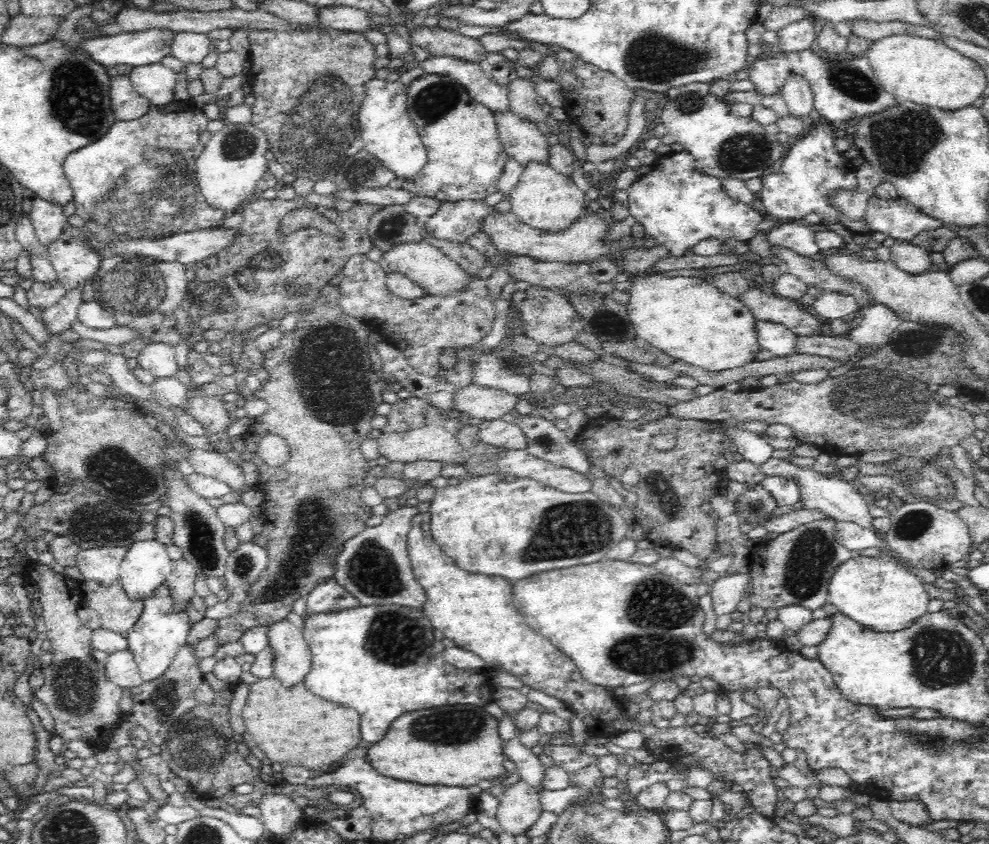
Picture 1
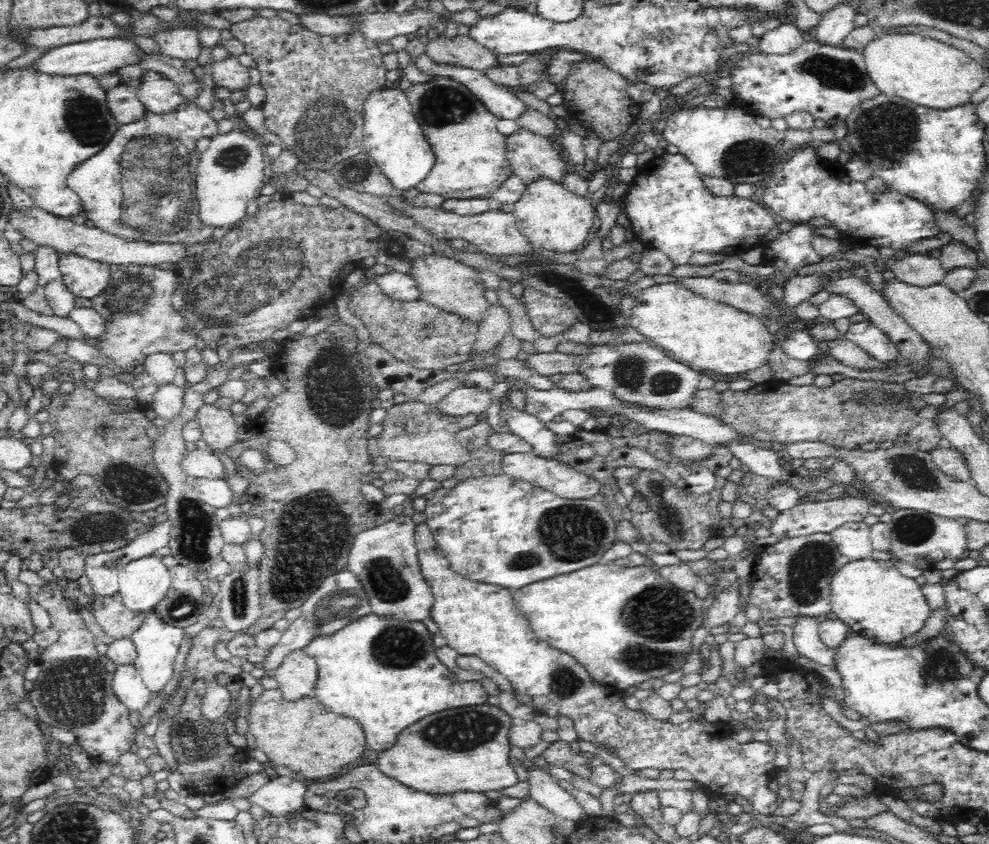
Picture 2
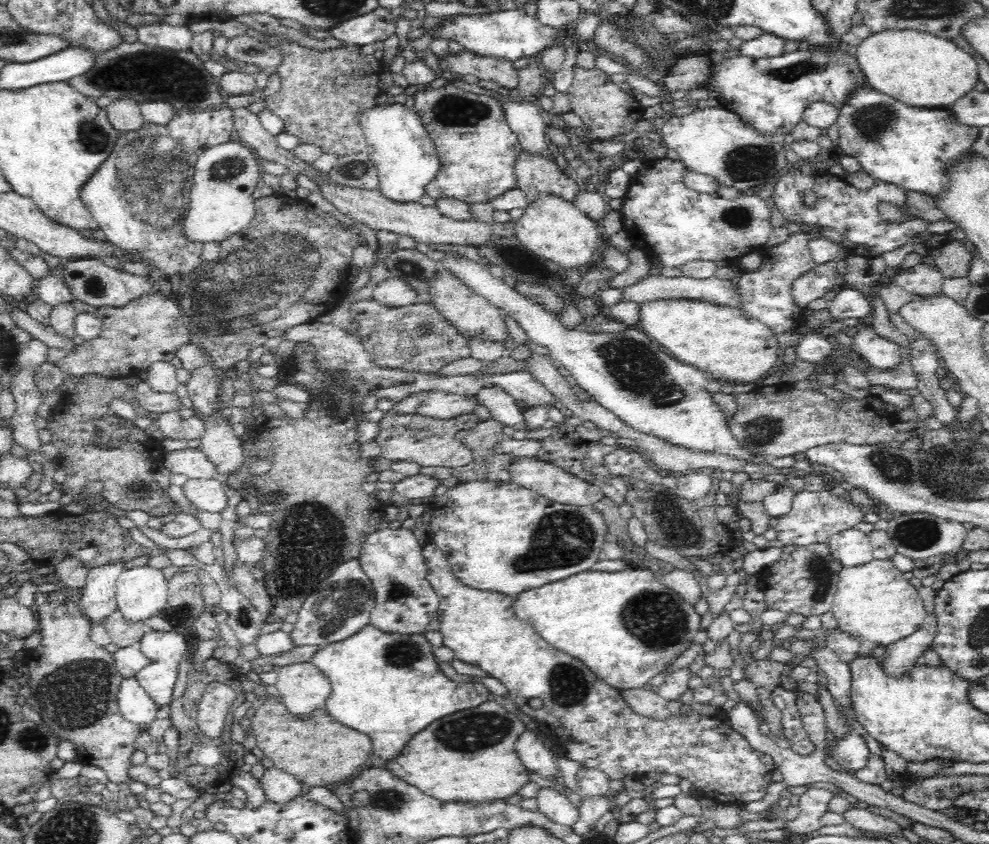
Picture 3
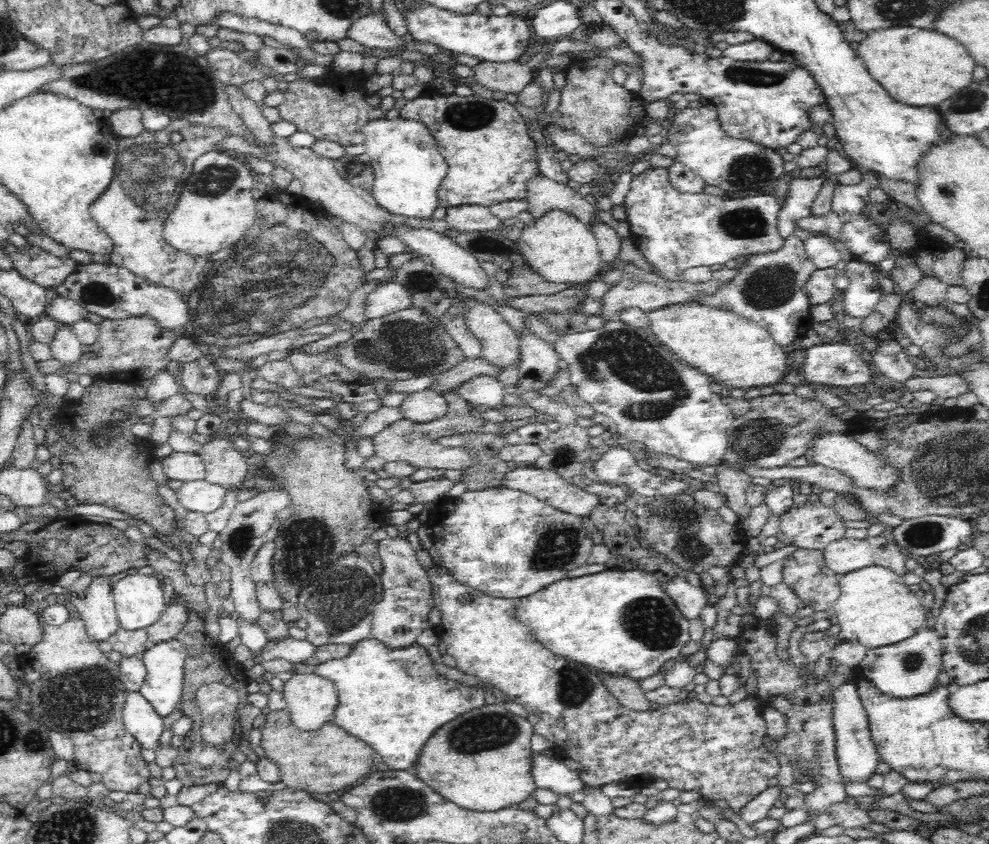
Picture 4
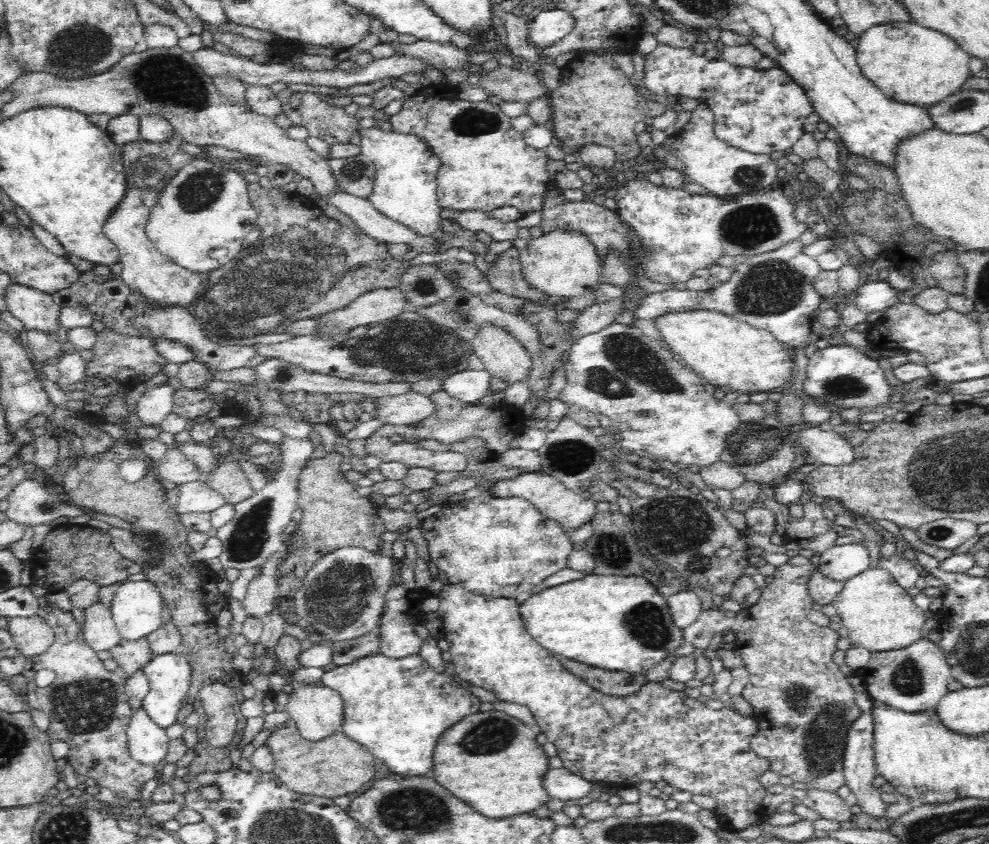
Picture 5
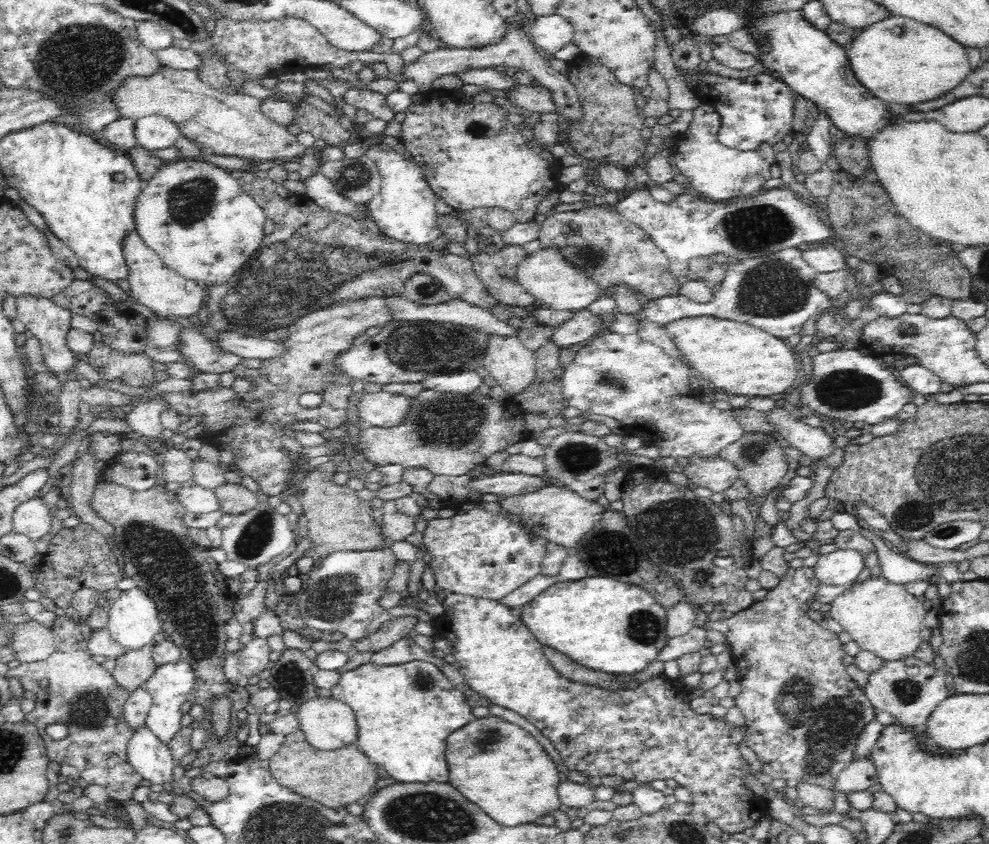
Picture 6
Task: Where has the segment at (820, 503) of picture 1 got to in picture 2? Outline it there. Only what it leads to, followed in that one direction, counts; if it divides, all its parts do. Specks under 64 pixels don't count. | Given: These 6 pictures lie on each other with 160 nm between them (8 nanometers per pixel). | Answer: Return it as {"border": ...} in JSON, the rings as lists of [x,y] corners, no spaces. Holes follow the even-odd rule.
{"border":[[[739,440],[719,442],[714,446],[729,450],[733,458],[749,466],[749,470],[754,474],[776,479],[778,482],[784,482],[790,478],[789,472],[778,462],[779,453],[768,446],[757,445],[753,442],[739,442]]]}

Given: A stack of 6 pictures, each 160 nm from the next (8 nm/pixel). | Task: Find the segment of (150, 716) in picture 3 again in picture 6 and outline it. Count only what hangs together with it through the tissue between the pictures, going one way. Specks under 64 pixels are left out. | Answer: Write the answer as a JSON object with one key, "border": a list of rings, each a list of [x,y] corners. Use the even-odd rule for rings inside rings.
{"border":[[[144,726],[134,732],[127,744],[129,766],[142,777],[144,783],[164,786],[174,782],[175,760],[168,746],[159,742],[151,730]]]}

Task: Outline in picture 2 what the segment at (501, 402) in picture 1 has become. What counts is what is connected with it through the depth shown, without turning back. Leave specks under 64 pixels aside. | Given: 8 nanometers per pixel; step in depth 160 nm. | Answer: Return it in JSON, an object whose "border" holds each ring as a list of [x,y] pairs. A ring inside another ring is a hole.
{"border":[[[456,387],[445,394],[436,404],[438,410],[443,414],[452,416],[476,416],[487,412],[492,404],[490,390],[480,390],[477,387]]]}

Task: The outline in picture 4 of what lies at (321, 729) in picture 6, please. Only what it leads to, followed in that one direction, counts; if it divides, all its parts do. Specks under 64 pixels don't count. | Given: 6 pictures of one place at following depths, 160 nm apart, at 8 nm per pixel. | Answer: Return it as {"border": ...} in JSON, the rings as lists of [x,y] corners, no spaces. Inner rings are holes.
{"border":[[[315,673],[289,675],[284,683],[284,700],[294,726],[302,732],[318,732],[324,724],[333,722],[338,707],[338,690],[328,680]]]}

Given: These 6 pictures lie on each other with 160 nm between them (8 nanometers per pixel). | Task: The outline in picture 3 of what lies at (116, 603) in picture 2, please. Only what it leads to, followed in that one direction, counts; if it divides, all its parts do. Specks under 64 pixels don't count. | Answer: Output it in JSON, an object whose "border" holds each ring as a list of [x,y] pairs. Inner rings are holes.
{"border":[[[119,610],[110,614],[103,626],[110,635],[112,643],[118,646],[119,649],[129,648],[136,642],[141,642],[144,636],[151,631],[144,622],[136,622],[136,624],[126,622]]]}

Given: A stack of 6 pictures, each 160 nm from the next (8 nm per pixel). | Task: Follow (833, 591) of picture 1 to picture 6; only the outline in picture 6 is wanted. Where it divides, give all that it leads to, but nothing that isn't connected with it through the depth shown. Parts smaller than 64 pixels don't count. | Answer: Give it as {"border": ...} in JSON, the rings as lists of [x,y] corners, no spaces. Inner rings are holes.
{"border":[[[876,576],[850,585],[842,596],[831,602],[829,614],[861,650],[872,652],[885,662],[897,662],[914,657],[914,652],[920,648],[922,622],[927,611],[918,597],[903,586],[890,584]]]}

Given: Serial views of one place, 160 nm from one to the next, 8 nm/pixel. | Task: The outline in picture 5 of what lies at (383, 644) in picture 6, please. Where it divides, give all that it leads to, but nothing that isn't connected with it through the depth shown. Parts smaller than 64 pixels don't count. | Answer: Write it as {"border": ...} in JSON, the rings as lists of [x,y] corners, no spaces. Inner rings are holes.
{"border":[[[376,629],[353,640],[334,642],[330,646],[334,652],[333,664],[336,667],[350,665],[362,658],[379,654],[382,640],[381,632]]]}

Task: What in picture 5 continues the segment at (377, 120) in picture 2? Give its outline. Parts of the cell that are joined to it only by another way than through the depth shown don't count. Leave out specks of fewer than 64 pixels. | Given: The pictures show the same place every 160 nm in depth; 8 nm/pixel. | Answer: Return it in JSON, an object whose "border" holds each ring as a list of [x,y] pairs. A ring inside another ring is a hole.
{"border":[[[372,127],[361,132],[361,154],[374,162],[377,171],[375,186],[368,199],[375,210],[418,237],[438,235],[443,208],[438,203],[436,176],[441,164],[432,151],[415,136]]]}

